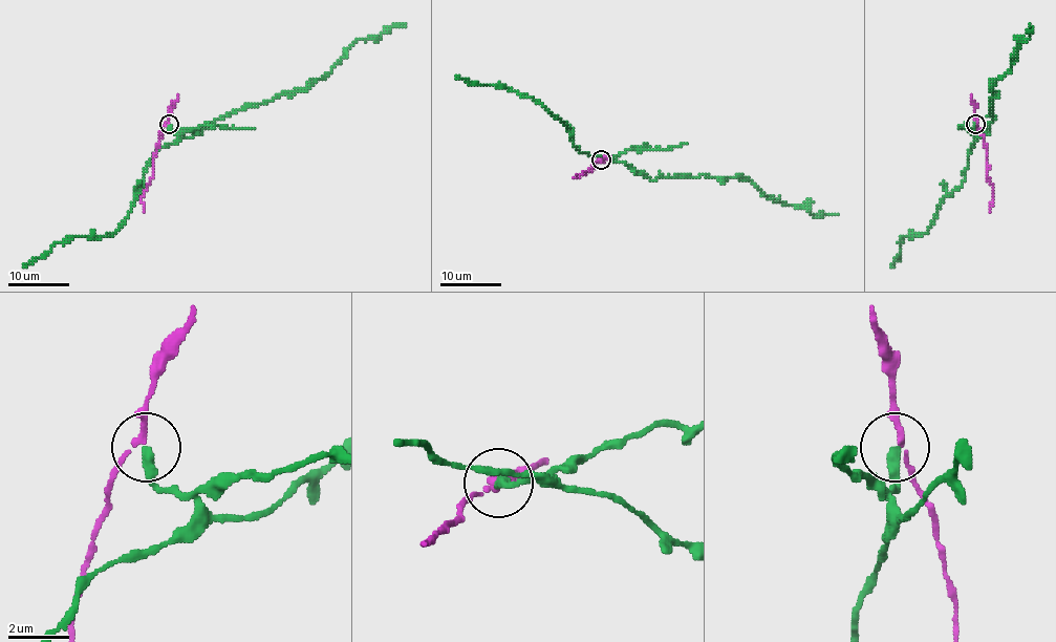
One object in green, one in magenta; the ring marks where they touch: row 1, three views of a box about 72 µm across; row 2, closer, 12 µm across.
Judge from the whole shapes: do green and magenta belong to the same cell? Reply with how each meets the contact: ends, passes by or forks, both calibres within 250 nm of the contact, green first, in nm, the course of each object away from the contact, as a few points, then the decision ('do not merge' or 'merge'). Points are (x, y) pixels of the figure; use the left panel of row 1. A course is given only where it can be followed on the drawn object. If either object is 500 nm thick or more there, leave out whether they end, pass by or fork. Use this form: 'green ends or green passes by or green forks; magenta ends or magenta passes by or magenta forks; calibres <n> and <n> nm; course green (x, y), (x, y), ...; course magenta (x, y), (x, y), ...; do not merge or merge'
green ends; magenta passes by; calibres 340 and 160 nm; course green (169, 123), (172, 132), (194, 136), (228, 113), (304, 90), (359, 40), (376, 40), (406, 24); course magenta (169, 123), (163, 128), (156, 146), (153, 175), (139, 200), (145, 211); do not merge

